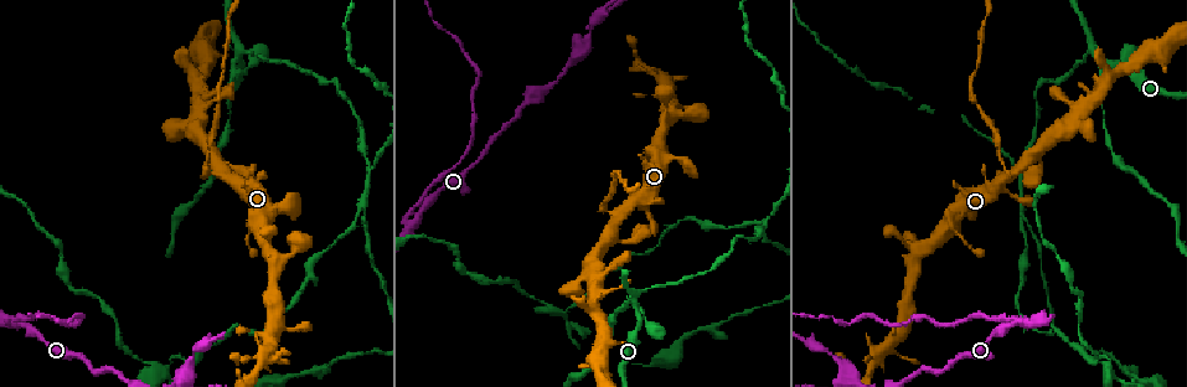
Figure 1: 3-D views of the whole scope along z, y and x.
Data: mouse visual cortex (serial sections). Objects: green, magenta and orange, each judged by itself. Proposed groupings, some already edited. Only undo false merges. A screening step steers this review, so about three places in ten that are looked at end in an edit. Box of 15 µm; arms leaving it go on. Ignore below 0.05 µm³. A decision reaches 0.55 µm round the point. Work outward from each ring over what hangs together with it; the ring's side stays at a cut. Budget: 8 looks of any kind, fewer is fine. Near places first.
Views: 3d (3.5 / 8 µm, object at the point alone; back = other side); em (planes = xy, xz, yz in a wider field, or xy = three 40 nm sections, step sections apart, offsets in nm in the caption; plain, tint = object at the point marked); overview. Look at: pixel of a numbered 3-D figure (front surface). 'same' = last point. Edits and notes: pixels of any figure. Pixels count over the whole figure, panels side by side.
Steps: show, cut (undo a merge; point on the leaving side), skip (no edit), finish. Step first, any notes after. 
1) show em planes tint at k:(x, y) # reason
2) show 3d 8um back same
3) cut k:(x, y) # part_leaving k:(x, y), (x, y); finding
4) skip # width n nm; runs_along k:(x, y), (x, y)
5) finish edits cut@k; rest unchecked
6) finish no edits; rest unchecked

show 3d 3.5um at 1:(633, 302) # abrupt turn

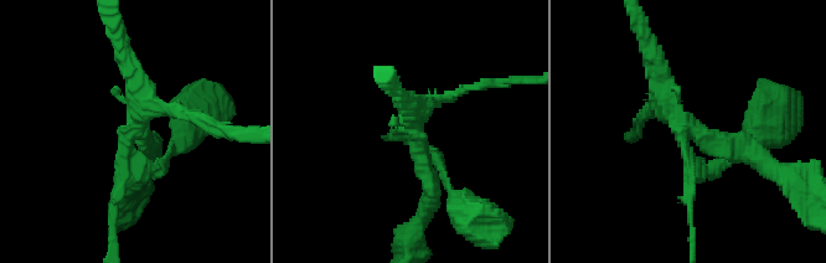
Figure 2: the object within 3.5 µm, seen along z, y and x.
show em xy step 3 tint at 2:(418, 136) # need the tissue

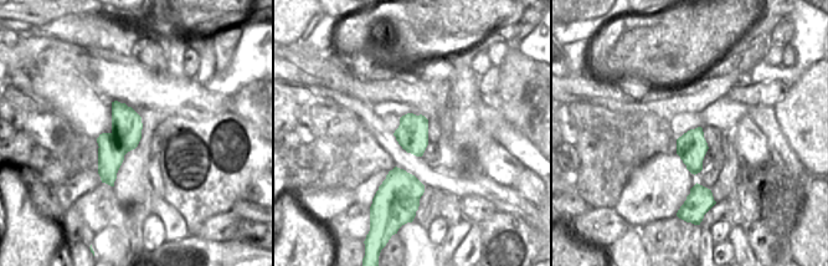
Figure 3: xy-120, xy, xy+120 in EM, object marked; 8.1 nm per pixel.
cut 2:(781, 130) # arms 4; arm_widths 150, 150, 250, 300 nm; border 3:(99, 146), (116, 141), (127, 152); a second cell is stuck on

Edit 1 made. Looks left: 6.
show 3d 3.5um at 1:(410, 226) # three-way junction

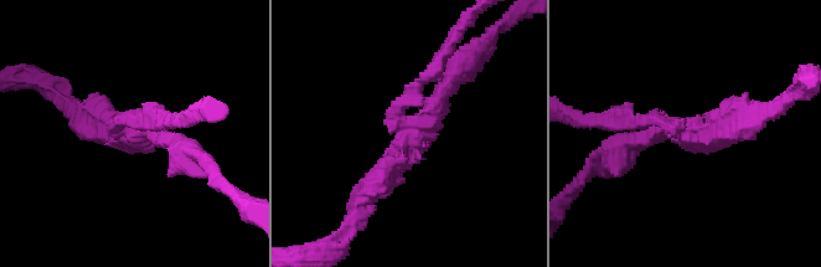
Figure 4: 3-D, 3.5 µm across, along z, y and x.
show em xy step 5 tint at 4:(679, 133) # now the EM

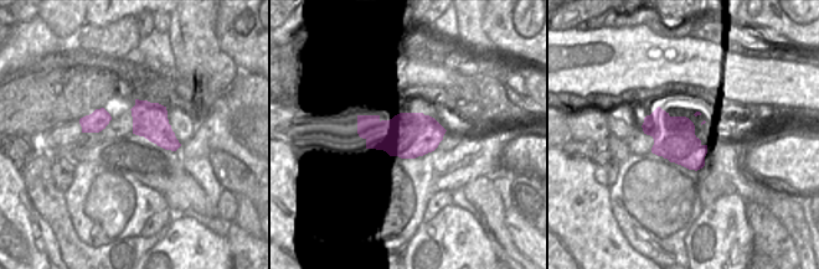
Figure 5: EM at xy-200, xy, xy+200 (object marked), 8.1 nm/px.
cut 4:(616, 114) # border 5:(393, 118), (397, 124), (376, 149); two cells meet here

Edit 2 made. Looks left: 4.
show overview

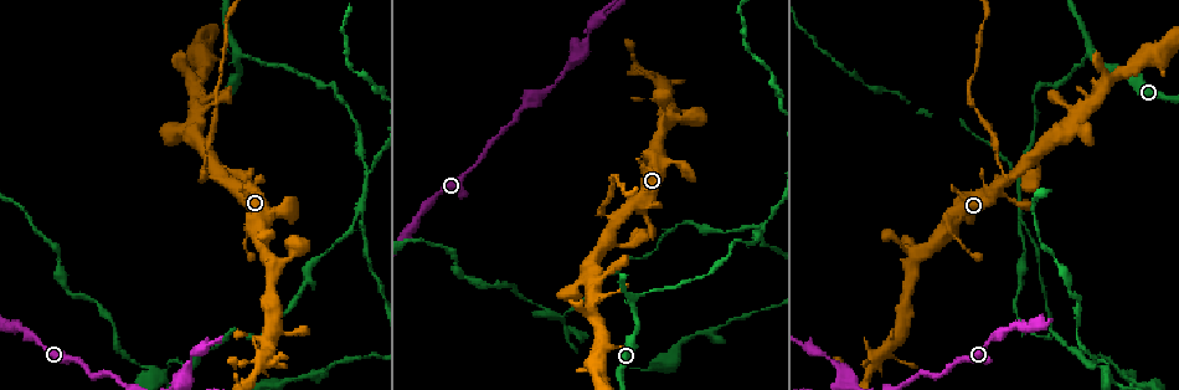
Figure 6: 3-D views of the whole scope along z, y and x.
show 3d 8um at 6:(360, 212)

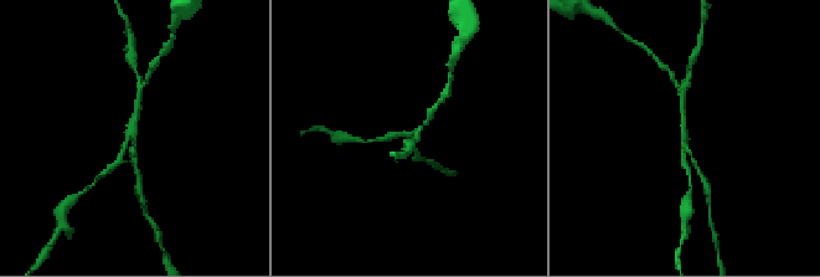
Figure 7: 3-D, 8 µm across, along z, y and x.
show 3d 3.5um at 7:(685, 134)

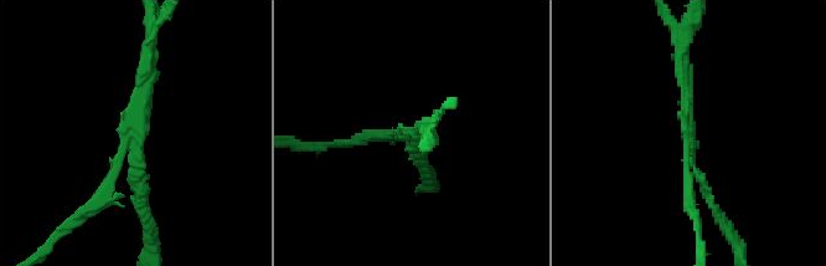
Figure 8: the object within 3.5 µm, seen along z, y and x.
show em xy step 3 tint at 8:(137, 137) # arms 3; arm_widths 150, 150, 200 nm; need the tissue

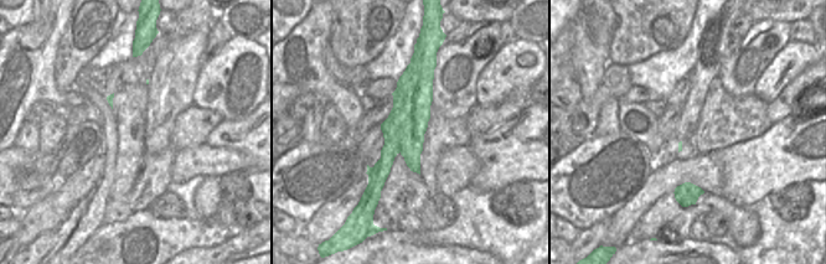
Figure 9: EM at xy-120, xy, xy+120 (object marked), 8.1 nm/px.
cut 8:(104, 190) # width 340 nm; a second cell is stuck on

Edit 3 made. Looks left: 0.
finish edits cut@2, cut@4, cut@8; rest unchecked

